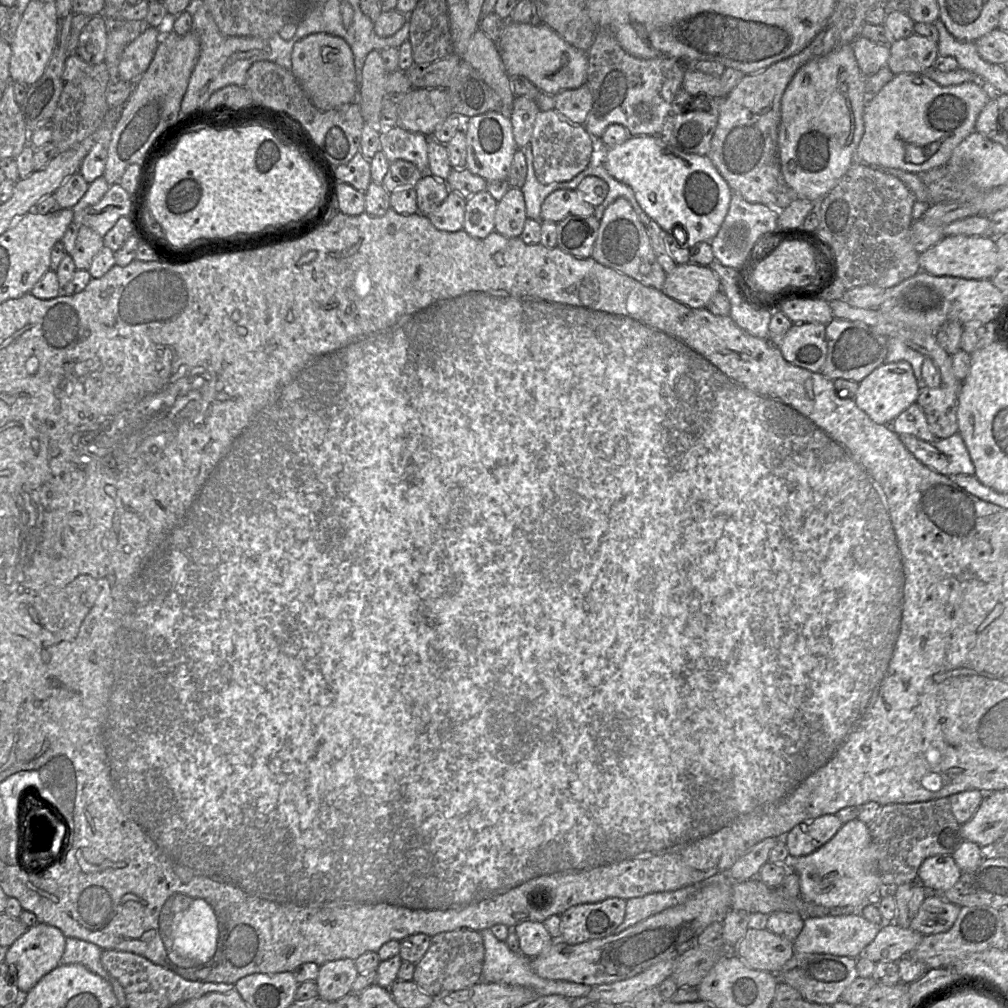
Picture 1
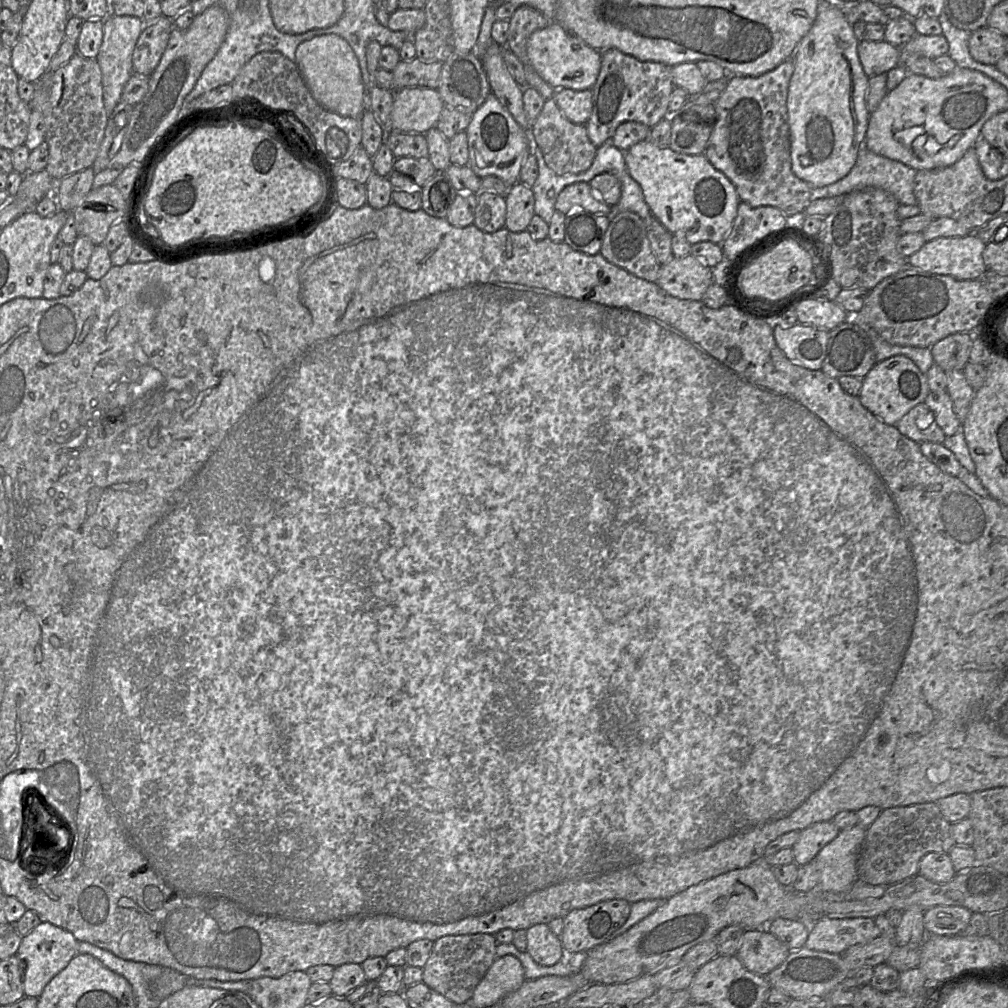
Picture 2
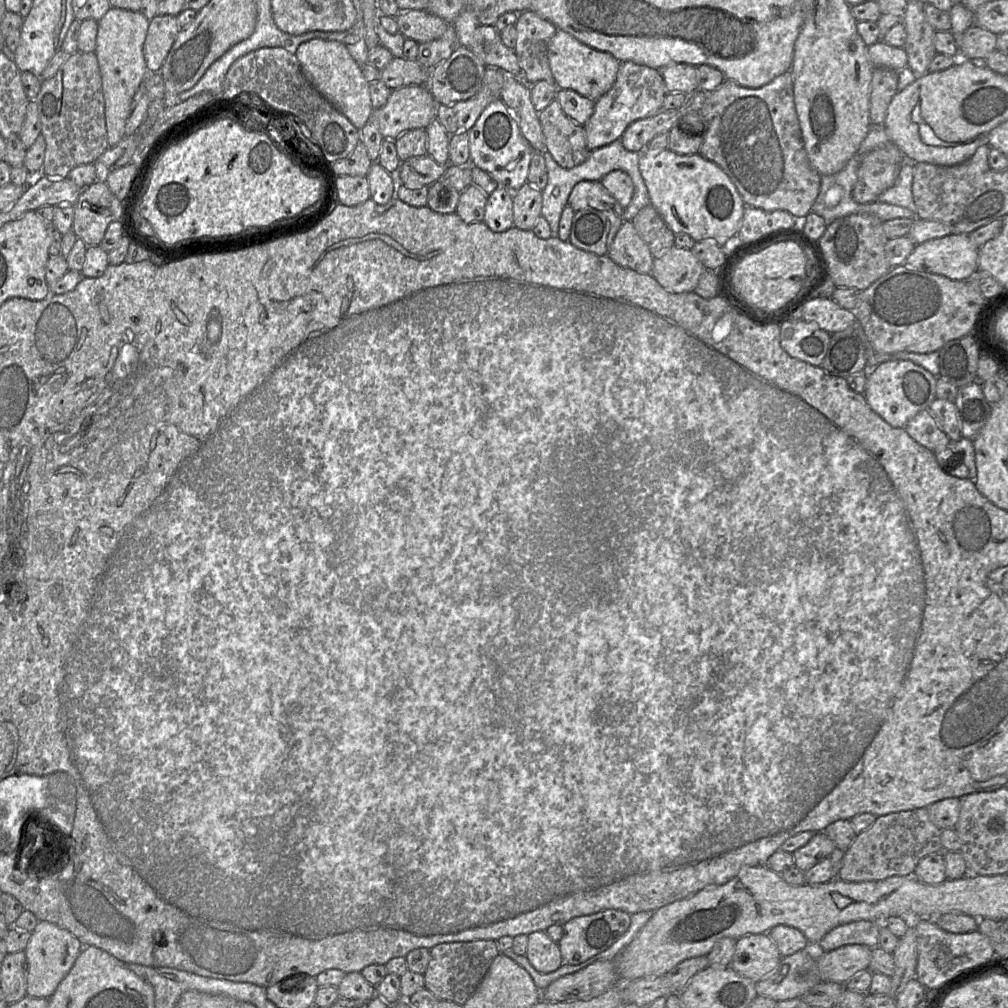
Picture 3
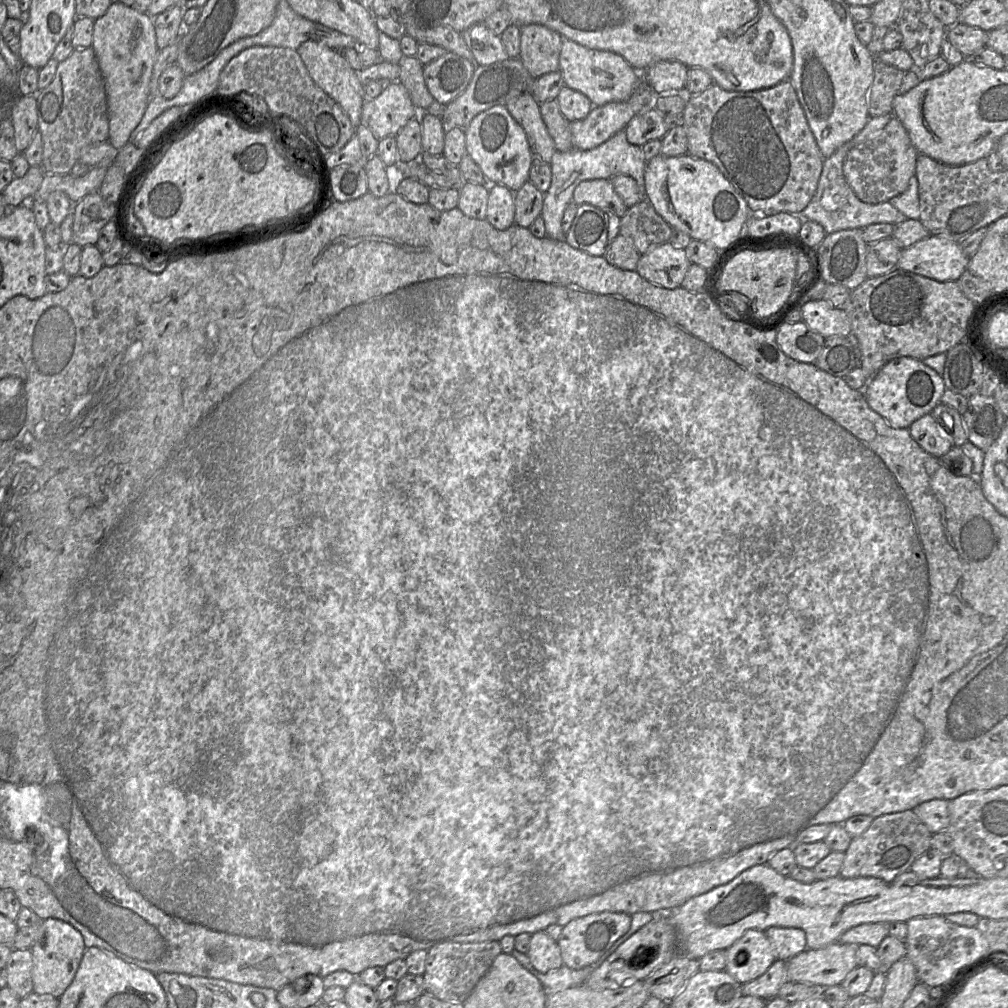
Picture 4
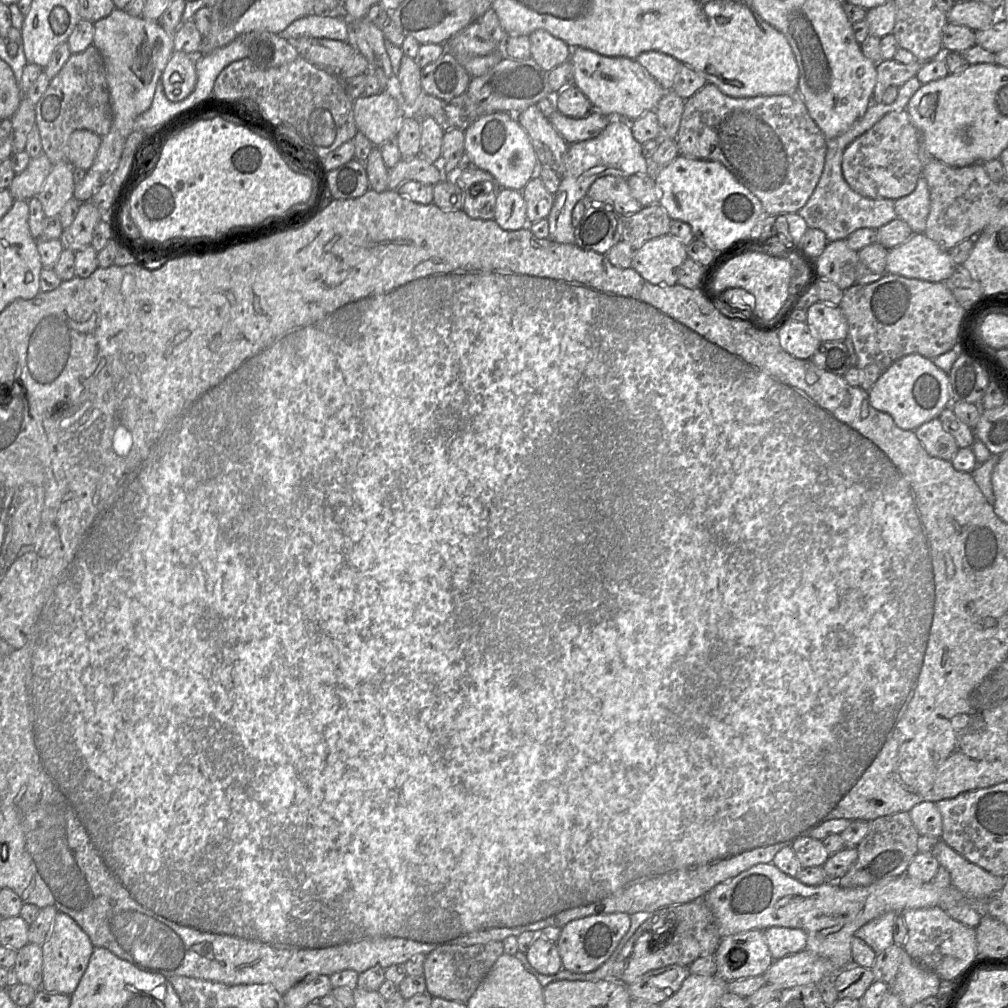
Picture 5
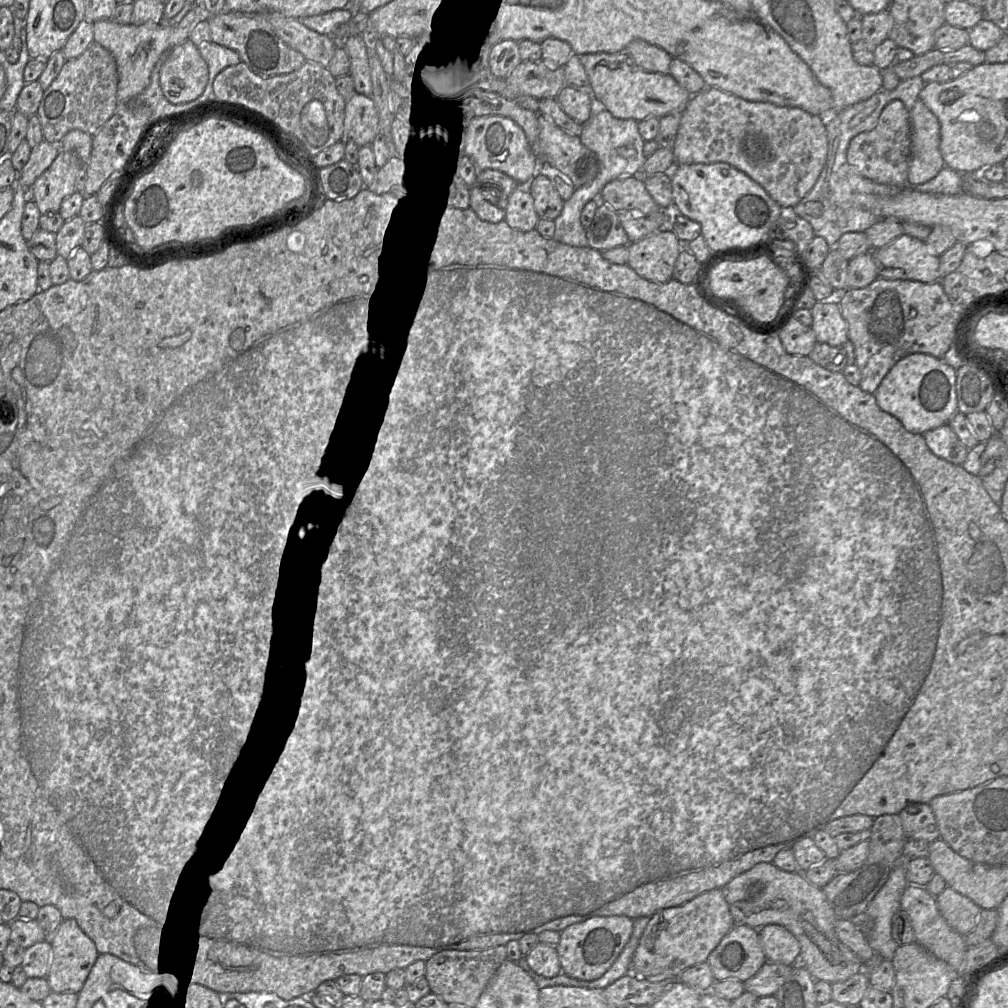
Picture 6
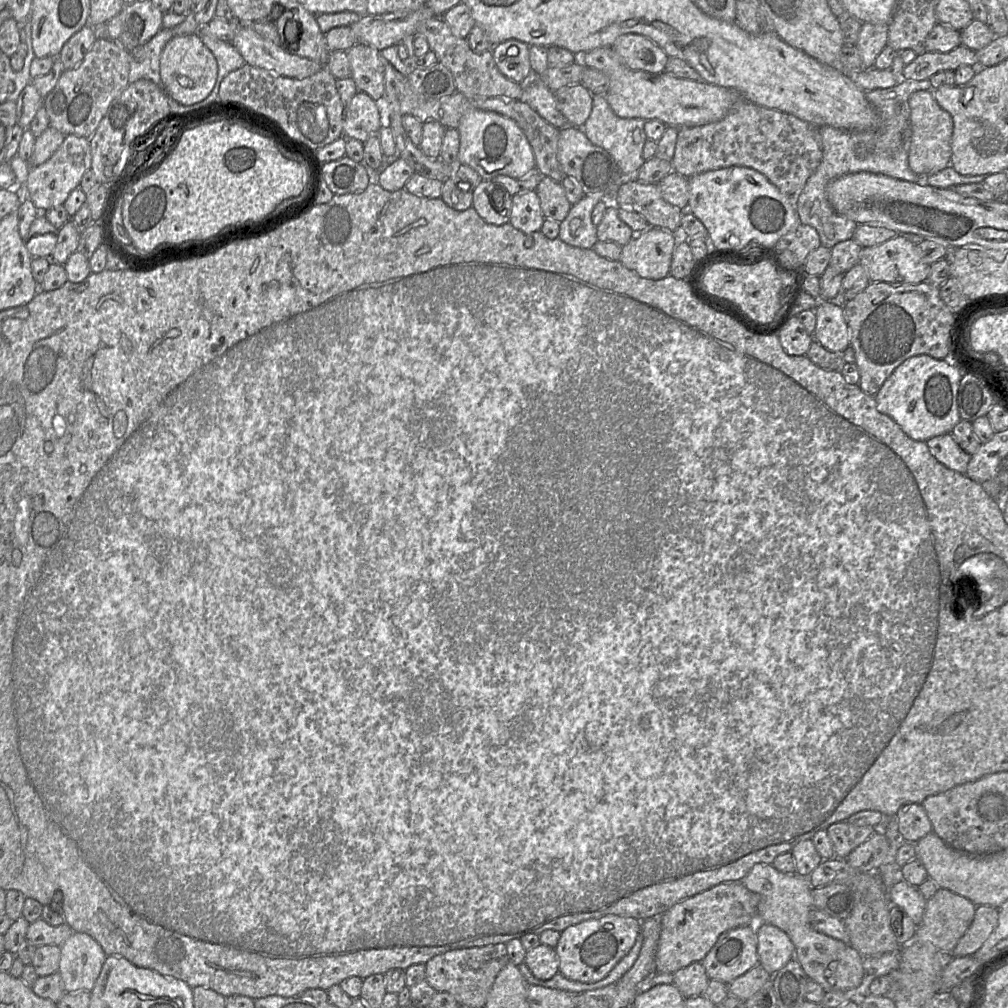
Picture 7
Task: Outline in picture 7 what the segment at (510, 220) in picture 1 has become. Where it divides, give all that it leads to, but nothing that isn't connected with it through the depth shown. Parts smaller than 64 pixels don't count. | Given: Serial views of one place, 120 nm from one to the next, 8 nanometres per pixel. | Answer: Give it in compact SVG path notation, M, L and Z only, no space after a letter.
M542 176L535 189L542 212L546 219L562 222L569 213L573 204L567 199L565 190L560 181L548 176Z

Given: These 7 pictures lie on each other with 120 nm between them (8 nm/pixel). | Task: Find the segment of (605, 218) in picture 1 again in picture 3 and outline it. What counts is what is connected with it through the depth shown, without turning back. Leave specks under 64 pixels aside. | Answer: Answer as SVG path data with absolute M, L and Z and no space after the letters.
M623 221L608 251L617 264L642 274L650 274L654 257L632 221Z

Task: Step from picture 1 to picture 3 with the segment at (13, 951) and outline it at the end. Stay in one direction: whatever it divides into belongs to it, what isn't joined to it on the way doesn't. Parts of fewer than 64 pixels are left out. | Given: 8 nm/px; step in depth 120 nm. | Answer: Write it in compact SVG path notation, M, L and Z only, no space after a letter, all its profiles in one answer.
M38 921L24 949L27 962L26 995L49 999L75 963L83 947L68 930L48 921Z

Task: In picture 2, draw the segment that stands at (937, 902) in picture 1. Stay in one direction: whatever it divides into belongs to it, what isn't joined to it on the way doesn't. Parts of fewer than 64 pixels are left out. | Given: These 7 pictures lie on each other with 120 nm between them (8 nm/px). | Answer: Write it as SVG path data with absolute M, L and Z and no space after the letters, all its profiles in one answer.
M938 905L924 912L924 927L928 934L958 935L968 926L972 912L962 906Z

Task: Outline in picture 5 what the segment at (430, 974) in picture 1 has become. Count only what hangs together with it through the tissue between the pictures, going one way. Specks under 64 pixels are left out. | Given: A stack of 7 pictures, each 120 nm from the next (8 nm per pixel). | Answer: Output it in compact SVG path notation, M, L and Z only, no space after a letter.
M502 942L438 947L427 954L424 962L423 976L426 982L426 993L431 997L440 997L466 1004L503 953Z

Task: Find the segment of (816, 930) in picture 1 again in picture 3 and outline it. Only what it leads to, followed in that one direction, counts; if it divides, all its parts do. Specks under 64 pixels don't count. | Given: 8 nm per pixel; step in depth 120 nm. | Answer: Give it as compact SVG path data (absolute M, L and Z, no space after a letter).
M858 920L838 925L827 932L818 945L824 952L848 944L879 947L880 924L884 923Z

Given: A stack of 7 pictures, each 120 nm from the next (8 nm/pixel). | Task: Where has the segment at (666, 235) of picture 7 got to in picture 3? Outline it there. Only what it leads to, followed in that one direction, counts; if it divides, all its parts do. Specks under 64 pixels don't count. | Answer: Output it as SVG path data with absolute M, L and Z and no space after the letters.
M671 247L664 255L654 258L651 275L670 293L693 292L703 271L707 269L694 256L691 249Z

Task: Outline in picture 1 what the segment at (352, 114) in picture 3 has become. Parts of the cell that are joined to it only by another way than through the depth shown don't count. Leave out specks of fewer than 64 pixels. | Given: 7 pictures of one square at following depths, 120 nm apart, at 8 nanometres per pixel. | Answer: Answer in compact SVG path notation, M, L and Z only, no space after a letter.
M327 33L310 34L294 44L291 61L292 73L318 109L328 111L357 102L354 57L343 38Z

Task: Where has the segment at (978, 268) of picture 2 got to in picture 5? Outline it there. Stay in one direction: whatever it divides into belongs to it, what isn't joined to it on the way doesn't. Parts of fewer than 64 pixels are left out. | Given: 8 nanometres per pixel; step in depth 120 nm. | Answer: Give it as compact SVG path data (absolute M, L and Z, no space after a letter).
M924 233L912 234L902 244L889 249L886 258L887 273L929 282L945 282L957 269L949 250L944 250Z

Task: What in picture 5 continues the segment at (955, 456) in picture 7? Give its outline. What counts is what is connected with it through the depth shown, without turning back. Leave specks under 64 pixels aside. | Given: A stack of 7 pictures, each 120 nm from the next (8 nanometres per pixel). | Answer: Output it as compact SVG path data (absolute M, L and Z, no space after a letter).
M938 418L923 423L914 433L932 457L950 462L959 450L954 437L944 430Z

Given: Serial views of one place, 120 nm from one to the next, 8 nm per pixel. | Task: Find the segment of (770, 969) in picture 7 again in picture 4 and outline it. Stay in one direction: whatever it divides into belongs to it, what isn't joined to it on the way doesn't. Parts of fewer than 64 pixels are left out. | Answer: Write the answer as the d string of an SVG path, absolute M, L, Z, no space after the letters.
M769 927L765 931L771 941L776 958L788 960L807 949L805 932L793 927Z

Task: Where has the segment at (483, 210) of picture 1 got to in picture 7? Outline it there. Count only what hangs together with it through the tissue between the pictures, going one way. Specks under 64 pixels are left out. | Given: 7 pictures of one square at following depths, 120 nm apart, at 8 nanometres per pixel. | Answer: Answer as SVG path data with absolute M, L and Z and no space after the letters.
M535 190L512 195L509 223L515 228L525 233L534 233L541 230L545 219Z

